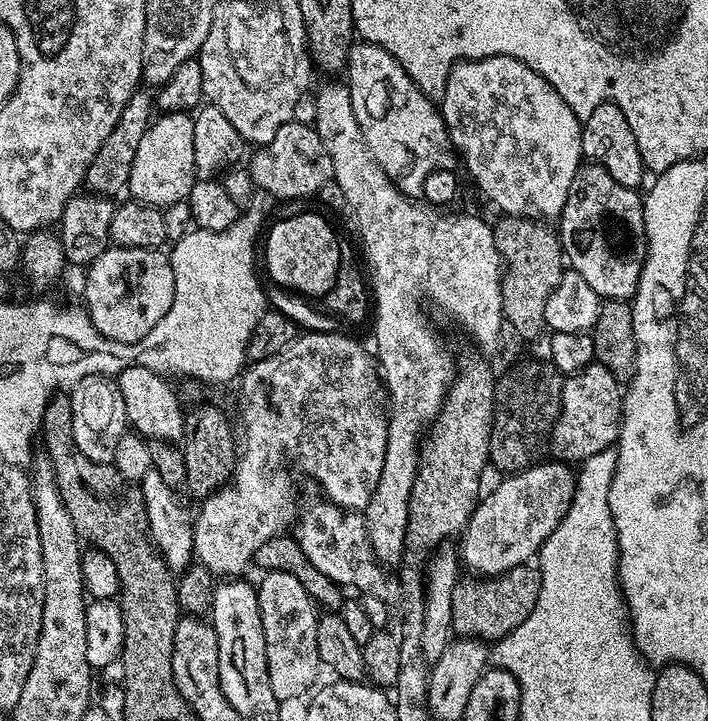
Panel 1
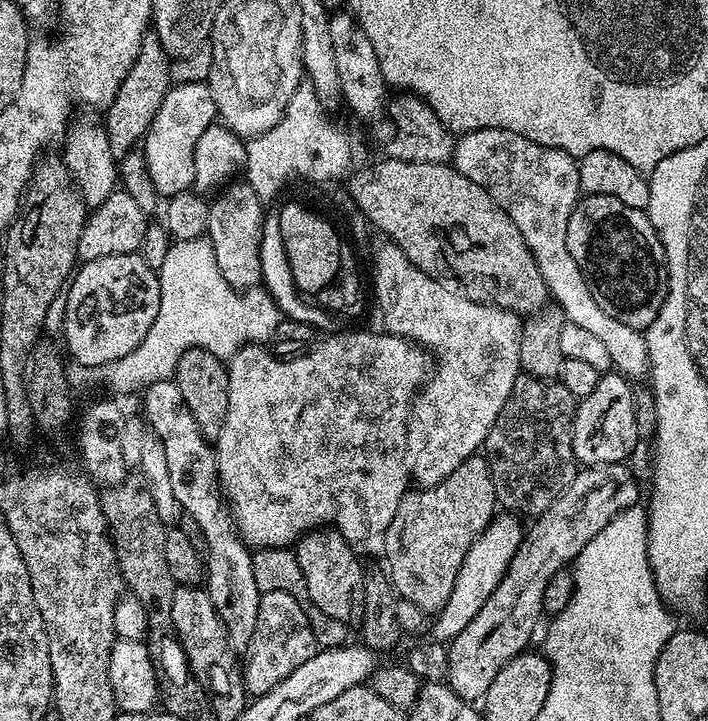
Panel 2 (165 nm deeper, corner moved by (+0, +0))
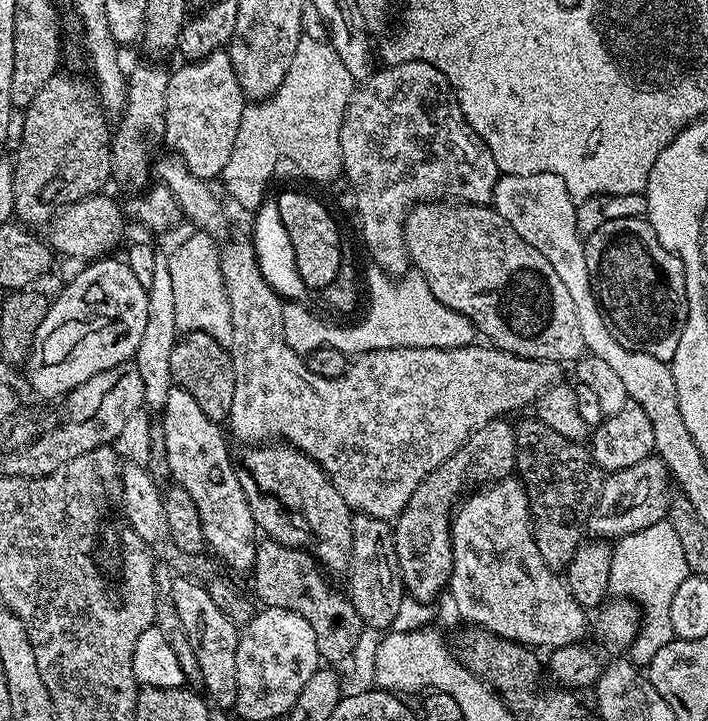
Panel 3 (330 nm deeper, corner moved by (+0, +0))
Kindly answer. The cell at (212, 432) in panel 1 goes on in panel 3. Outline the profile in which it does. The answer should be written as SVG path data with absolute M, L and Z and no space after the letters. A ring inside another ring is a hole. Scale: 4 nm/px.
M185 332L170 354L170 374L175 387L186 390L198 402L202 414L217 422L227 421L230 406L234 406L234 366L232 353L205 332Z

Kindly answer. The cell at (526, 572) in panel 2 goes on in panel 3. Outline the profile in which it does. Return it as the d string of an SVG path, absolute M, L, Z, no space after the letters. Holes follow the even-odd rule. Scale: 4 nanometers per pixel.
M656 454L647 456L642 462L637 462L626 470L605 475L598 502L588 516L587 531L593 537L612 542L646 526L654 526L667 517L670 501L668 484L670 485L668 468Z

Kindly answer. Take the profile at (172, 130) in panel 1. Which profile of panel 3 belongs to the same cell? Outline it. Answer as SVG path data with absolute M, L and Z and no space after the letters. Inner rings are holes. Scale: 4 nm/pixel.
M221 50L201 60L184 62L177 72L168 77L166 94L166 114L164 115L163 143L169 144L171 151L179 156L181 162L198 178L212 182L221 175L226 162L230 162L230 150L234 150L234 137L238 135L238 122L246 107L246 97L240 88L238 74L230 62L227 51Z

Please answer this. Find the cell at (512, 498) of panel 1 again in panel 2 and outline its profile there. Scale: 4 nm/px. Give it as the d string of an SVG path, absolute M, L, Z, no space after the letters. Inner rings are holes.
M496 514L482 530L480 536L474 540L462 560L461 569L458 570L454 581L453 592L450 594L449 600L445 602L444 608L435 617L436 625L430 628L430 636L433 641L438 636L446 636L449 641L453 640L458 633L466 630L466 626L470 626L474 614L478 614L478 610L482 610L482 606L486 606L486 598L490 598L490 594L494 594L498 582L502 582L502 578L510 566L510 558L514 558L514 554L522 542L526 528L523 523L521 525L520 523L522 520L519 515Z

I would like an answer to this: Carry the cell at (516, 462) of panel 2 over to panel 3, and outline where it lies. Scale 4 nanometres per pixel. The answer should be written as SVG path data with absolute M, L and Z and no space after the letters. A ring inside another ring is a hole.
M529 418L521 424L517 423L515 431L515 471L522 477L522 483L532 507L532 532L534 542L538 546L538 554L542 554L546 566L550 566L553 570L567 569L578 546L585 539L588 516L598 502L606 474L593 462L591 451L581 441L564 438L562 434L558 434L558 430L550 430L546 422Z

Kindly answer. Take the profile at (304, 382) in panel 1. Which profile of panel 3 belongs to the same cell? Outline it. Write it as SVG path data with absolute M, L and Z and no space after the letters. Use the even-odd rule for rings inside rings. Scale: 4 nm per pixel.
M244 236L236 242L227 241L221 245L219 251L219 269L222 270L226 298L230 302L230 318L232 319L232 365L234 366L234 406L230 406L230 414L227 423L232 424L232 432L245 445L251 446L257 442L283 441L299 448L314 461L334 482L334 486L342 494L346 506L353 513L361 516L373 516L389 522L395 521L400 512L407 506L410 496L418 489L419 483L436 467L441 466L446 458L463 446L467 439L479 427L486 426L492 420L507 417L507 412L516 412L519 408L535 405L536 399L550 386L561 383L561 365L555 360L531 360L515 356L495 346L485 346L480 342L473 342L464 348L456 349L382 349L373 352L362 353L348 365L342 376L319 376L308 369L305 357L295 352L286 344L286 338L282 332L282 310L285 301L275 292L263 277L257 263L254 245L251 237Z

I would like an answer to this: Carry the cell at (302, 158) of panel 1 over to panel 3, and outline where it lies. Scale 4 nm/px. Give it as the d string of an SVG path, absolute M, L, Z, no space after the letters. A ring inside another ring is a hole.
M421 202L408 211L408 217L404 220L404 237L411 267L422 273L434 298L442 305L449 307L450 310L464 315L471 322L475 331L481 337L485 336L483 339L489 345L531 360L575 362L585 355L582 330L578 330L578 314L574 314L574 302L570 299L570 293L566 291L565 284L558 278L558 274L552 269L550 262L546 262L546 258L542 258L542 254L538 254L538 250L534 250L534 246L530 246L530 242L522 242L522 238L518 238L518 230L514 230L514 226L510 226L510 222L506 222L506 218L502 218L502 214L498 214L495 208L483 204L461 204L459 202Z

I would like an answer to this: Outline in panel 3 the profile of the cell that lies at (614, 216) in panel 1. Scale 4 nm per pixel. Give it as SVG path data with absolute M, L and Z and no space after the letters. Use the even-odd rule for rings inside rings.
M638 216L602 222L602 226L598 226L598 230L584 240L584 253L596 301L603 308L609 325L618 333L620 341L629 348L637 348L654 358L671 362L674 350L678 350L678 338L688 313L684 263L676 257L675 252L658 242L658 234L654 234L647 219Z

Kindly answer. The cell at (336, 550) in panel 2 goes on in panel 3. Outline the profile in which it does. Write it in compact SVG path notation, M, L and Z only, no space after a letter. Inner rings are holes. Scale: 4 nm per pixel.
M257 442L251 446L240 446L240 449L235 449L232 452L232 465L238 474L238 482L242 486L242 494L246 494L246 502L250 506L250 514L254 514L254 522L256 523L257 529L267 539L277 540L279 544L285 544L291 548L304 549L305 552L311 554L312 559L316 561L317 565L323 571L325 568L328 572L347 573L350 562L352 561L352 517L354 513L351 508L346 506L346 502L342 498L340 491L334 486L334 482L307 454L301 452L299 448L294 448L291 444L285 444L283 442Z

